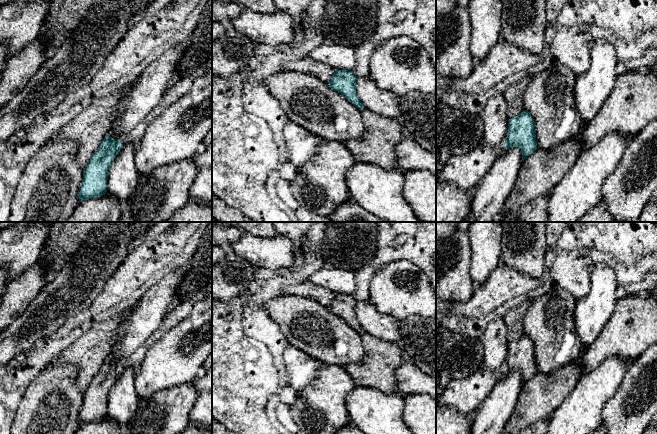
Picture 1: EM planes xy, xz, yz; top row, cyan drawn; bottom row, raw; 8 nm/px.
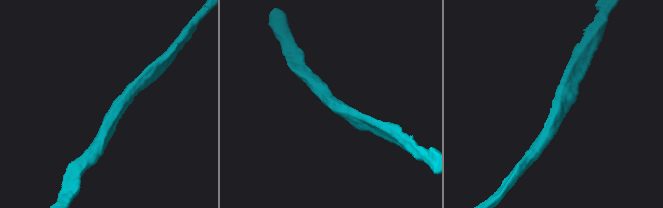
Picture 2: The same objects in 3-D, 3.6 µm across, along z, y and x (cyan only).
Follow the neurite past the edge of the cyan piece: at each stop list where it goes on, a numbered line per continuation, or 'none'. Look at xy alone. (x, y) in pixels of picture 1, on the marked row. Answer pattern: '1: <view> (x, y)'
none

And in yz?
none

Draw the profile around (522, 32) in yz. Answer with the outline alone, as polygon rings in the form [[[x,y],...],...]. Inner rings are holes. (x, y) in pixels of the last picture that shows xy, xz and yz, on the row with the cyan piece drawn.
[[[502,0],[502,38],[533,55],[544,49],[547,0]]]

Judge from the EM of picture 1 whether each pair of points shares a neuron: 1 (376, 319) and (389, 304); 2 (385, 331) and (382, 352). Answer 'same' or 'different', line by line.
1: different
2: different

